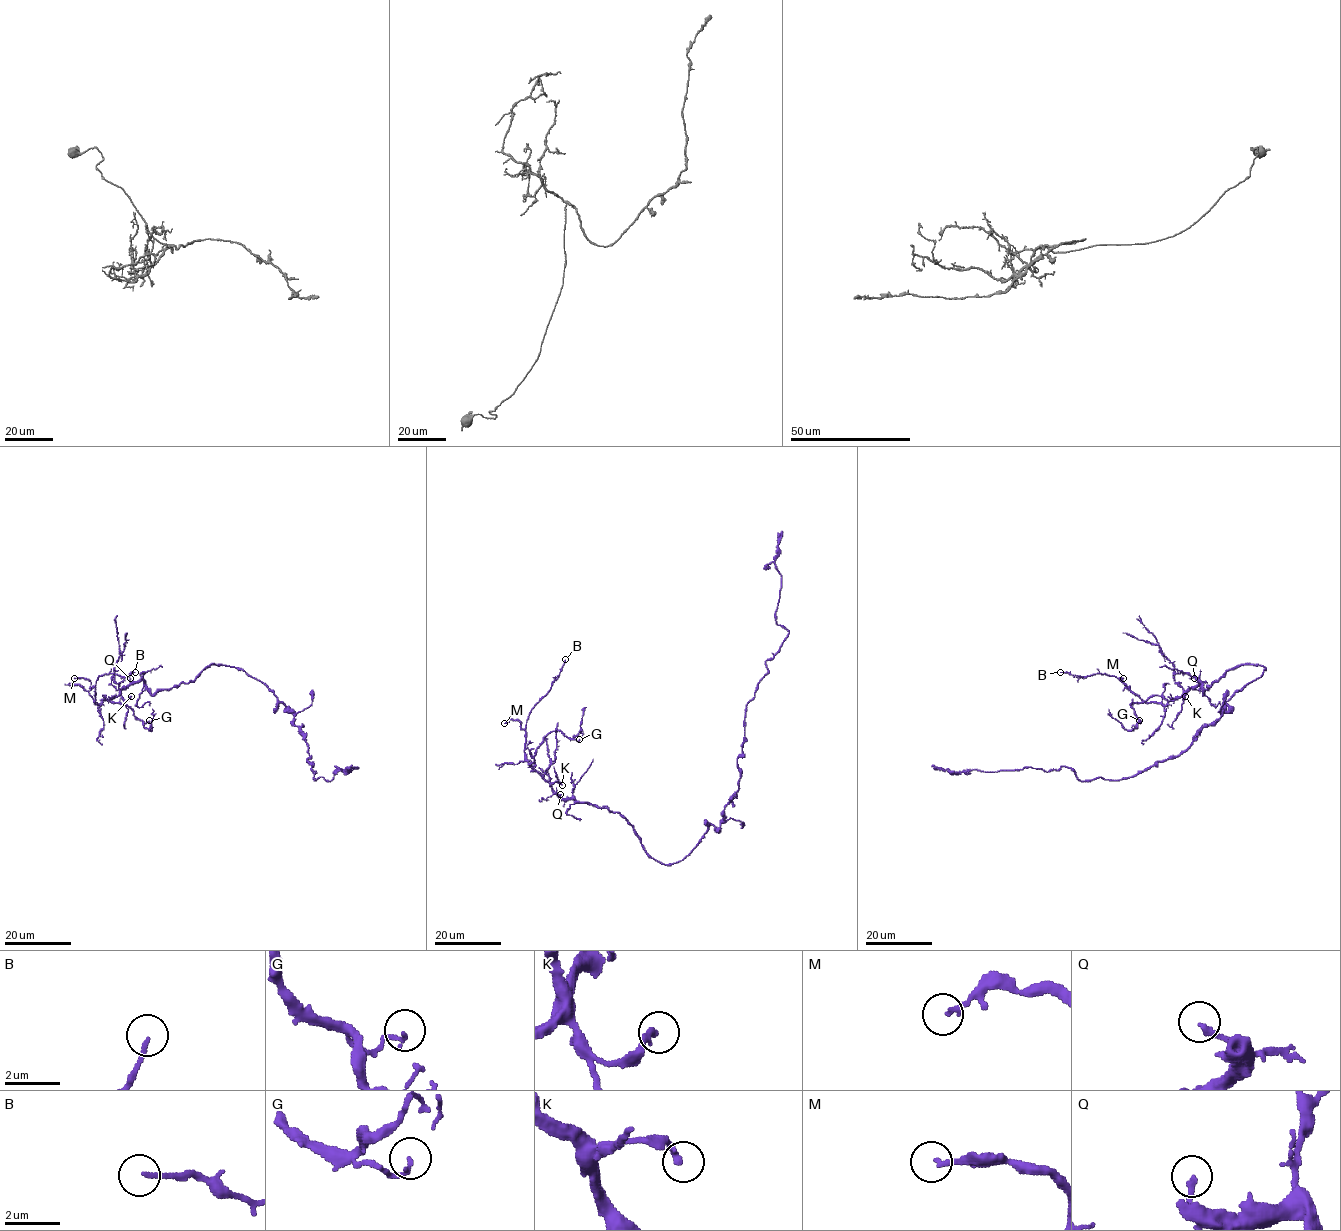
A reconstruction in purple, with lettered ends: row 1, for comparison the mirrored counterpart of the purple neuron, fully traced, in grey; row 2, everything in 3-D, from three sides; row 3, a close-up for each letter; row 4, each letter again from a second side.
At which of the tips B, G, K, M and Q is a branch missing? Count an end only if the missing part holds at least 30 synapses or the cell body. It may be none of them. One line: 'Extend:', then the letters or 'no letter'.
Extend: no letter

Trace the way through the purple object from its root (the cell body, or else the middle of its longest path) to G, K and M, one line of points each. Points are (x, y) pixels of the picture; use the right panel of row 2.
G: (1232, 695), (1265, 667), (1238, 664), (1204, 695), (1199, 680), (1169, 700), (1149, 696), (1130, 705), (1139, 720)
K: (1232, 695), (1259, 678), (1265, 667), (1238, 664), (1212, 683), (1204, 695), (1199, 680), (1185, 696)
M: (1232, 695), (1259, 678), (1265, 667), (1238, 664), (1204, 695), (1199, 680), (1164, 705), (1143, 702), (1123, 678)

